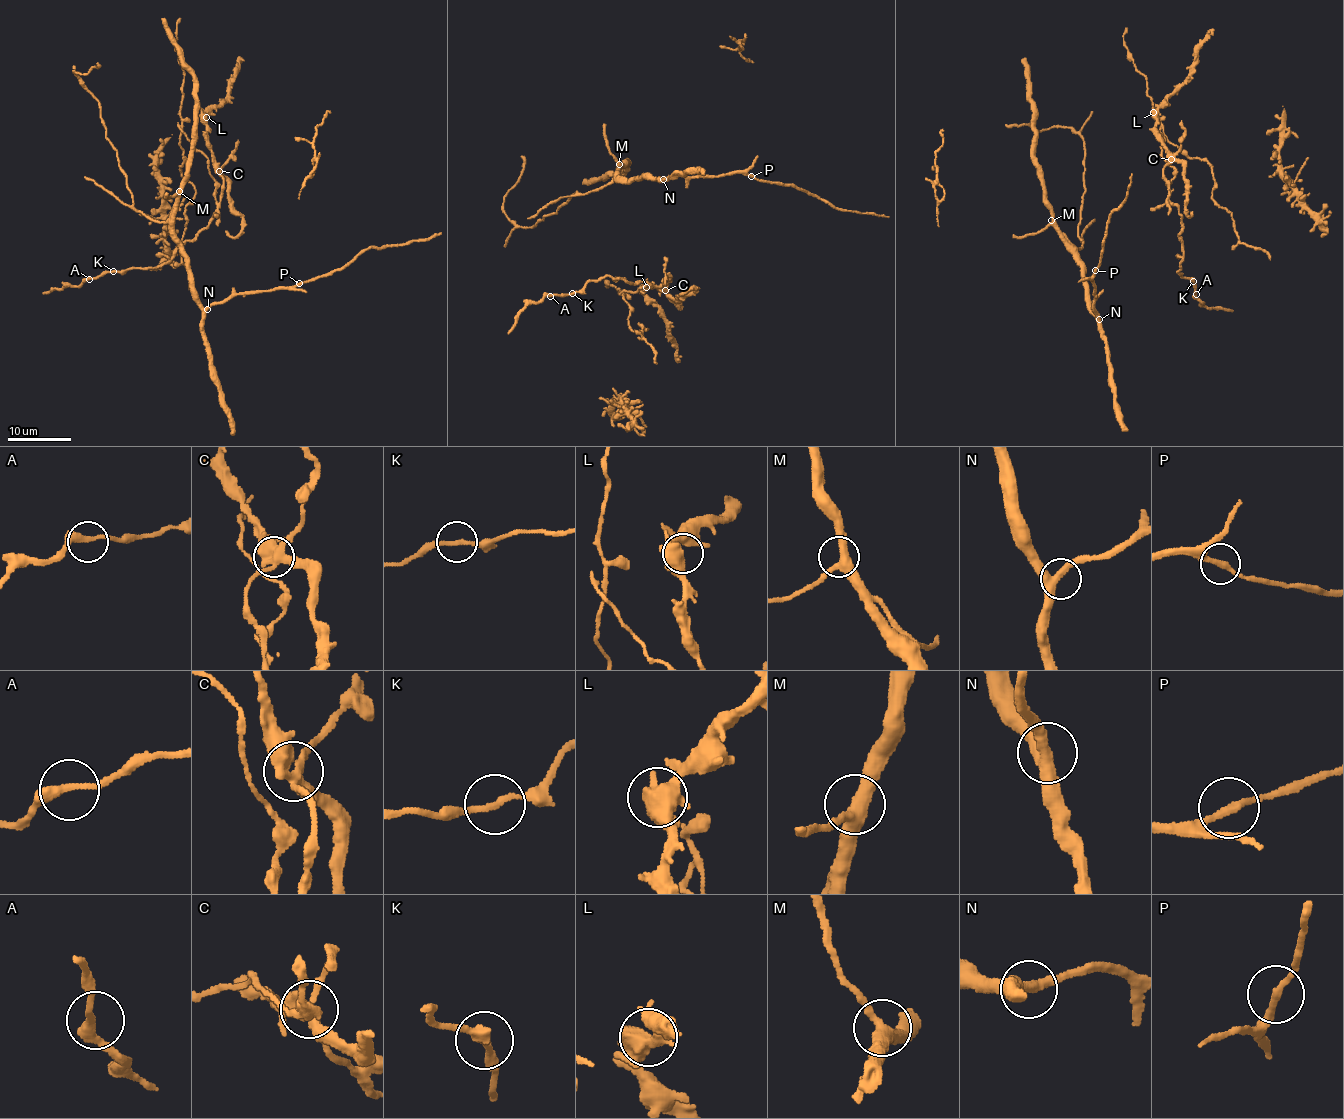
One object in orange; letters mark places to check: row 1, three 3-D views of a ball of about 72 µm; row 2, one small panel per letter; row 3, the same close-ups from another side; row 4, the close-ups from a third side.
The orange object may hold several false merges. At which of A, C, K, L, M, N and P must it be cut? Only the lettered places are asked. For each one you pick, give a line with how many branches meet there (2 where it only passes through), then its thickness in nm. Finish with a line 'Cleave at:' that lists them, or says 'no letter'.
C: branches 4; calibre 420 nm
K: branches 2; calibre 200 nm
Cleave at: C, K

